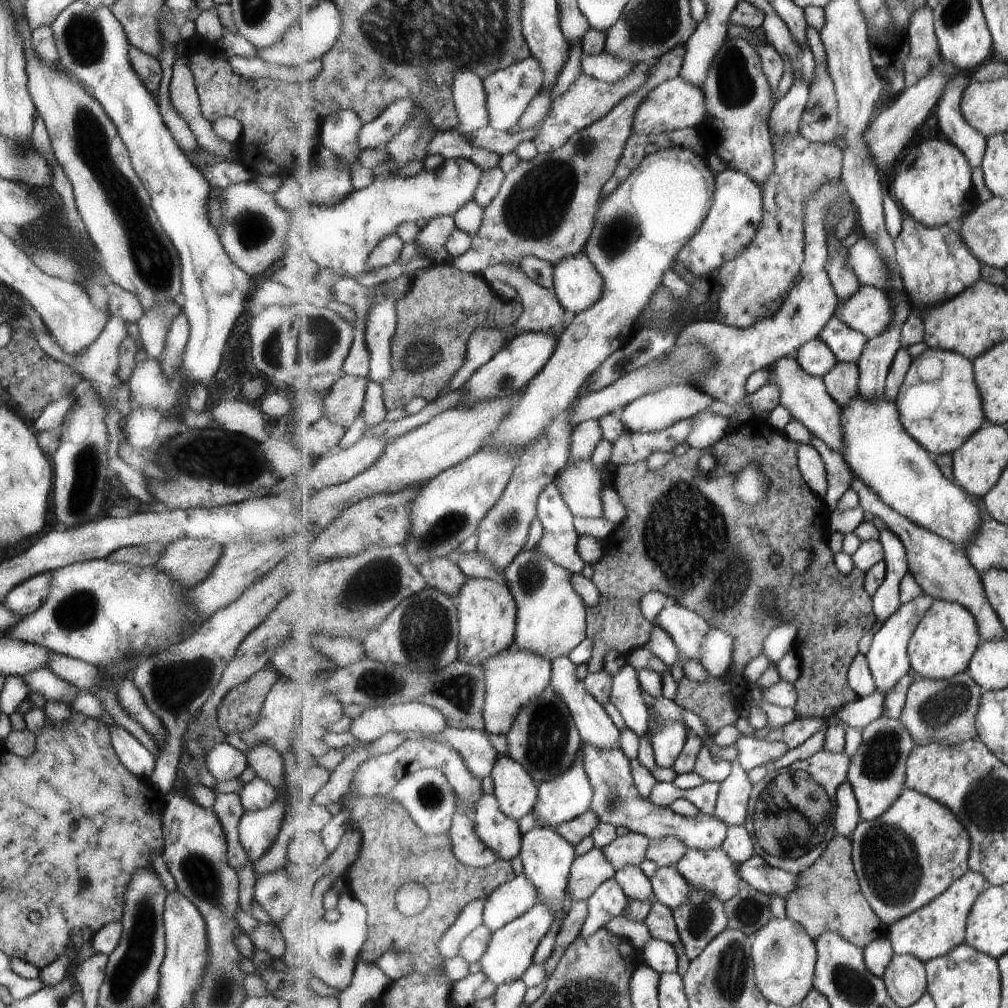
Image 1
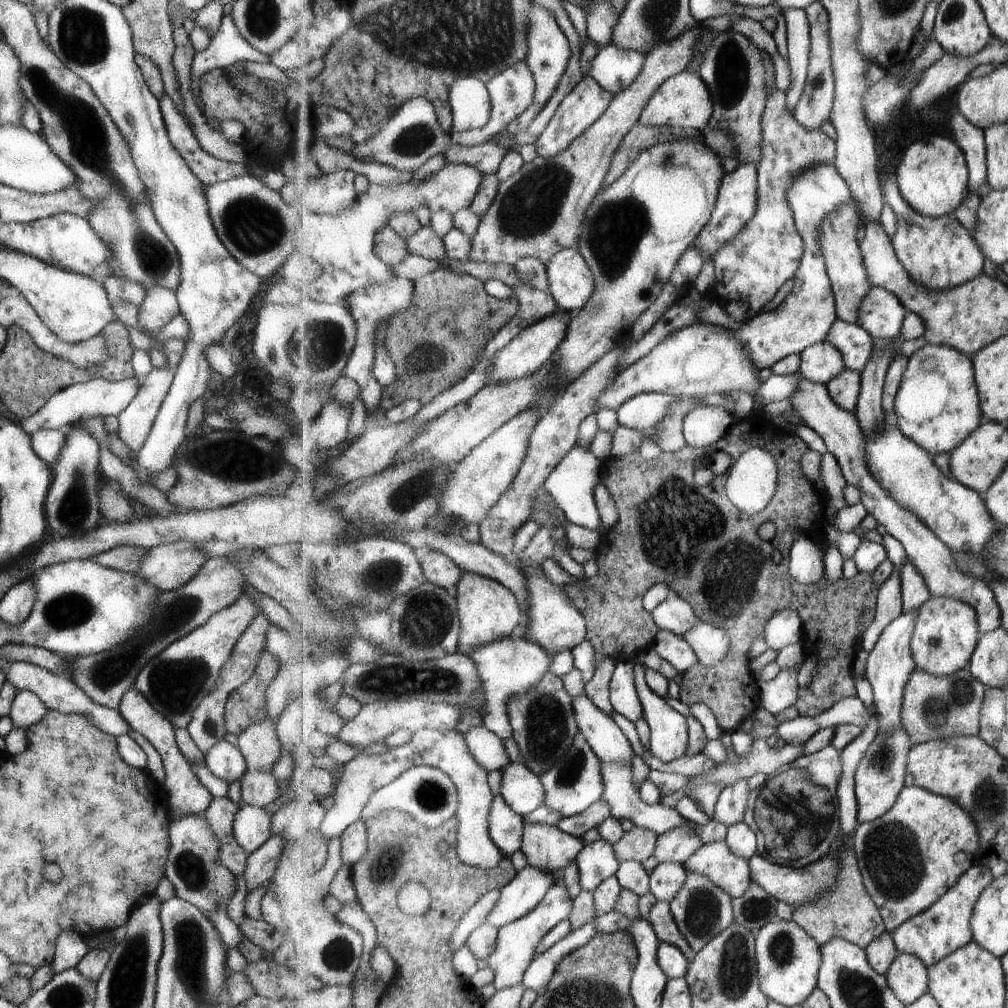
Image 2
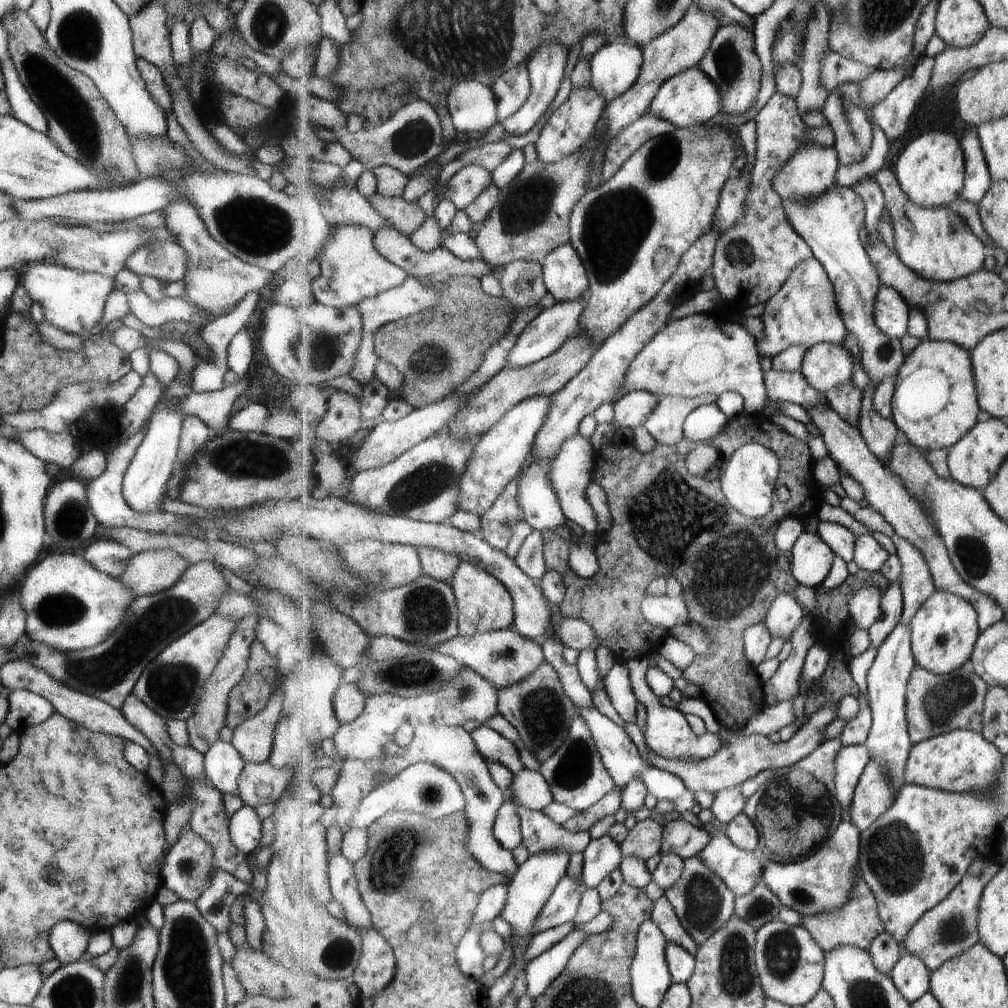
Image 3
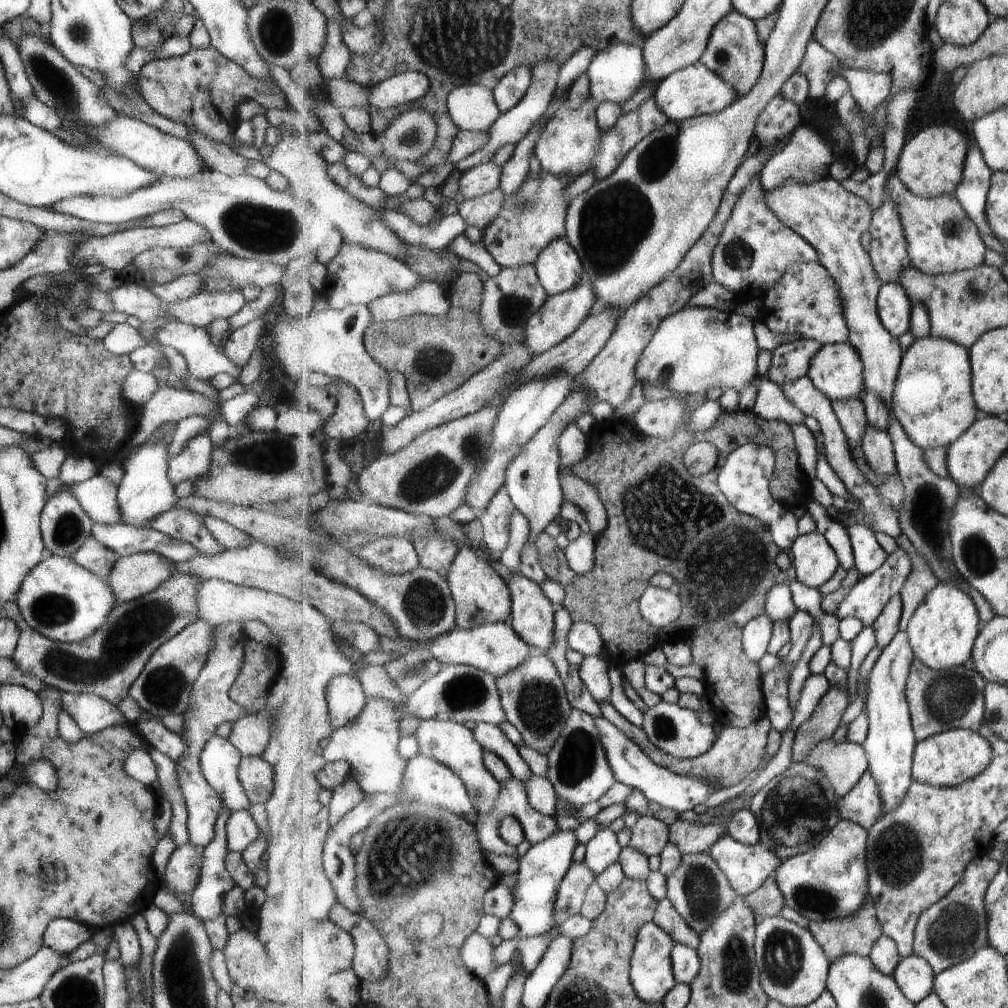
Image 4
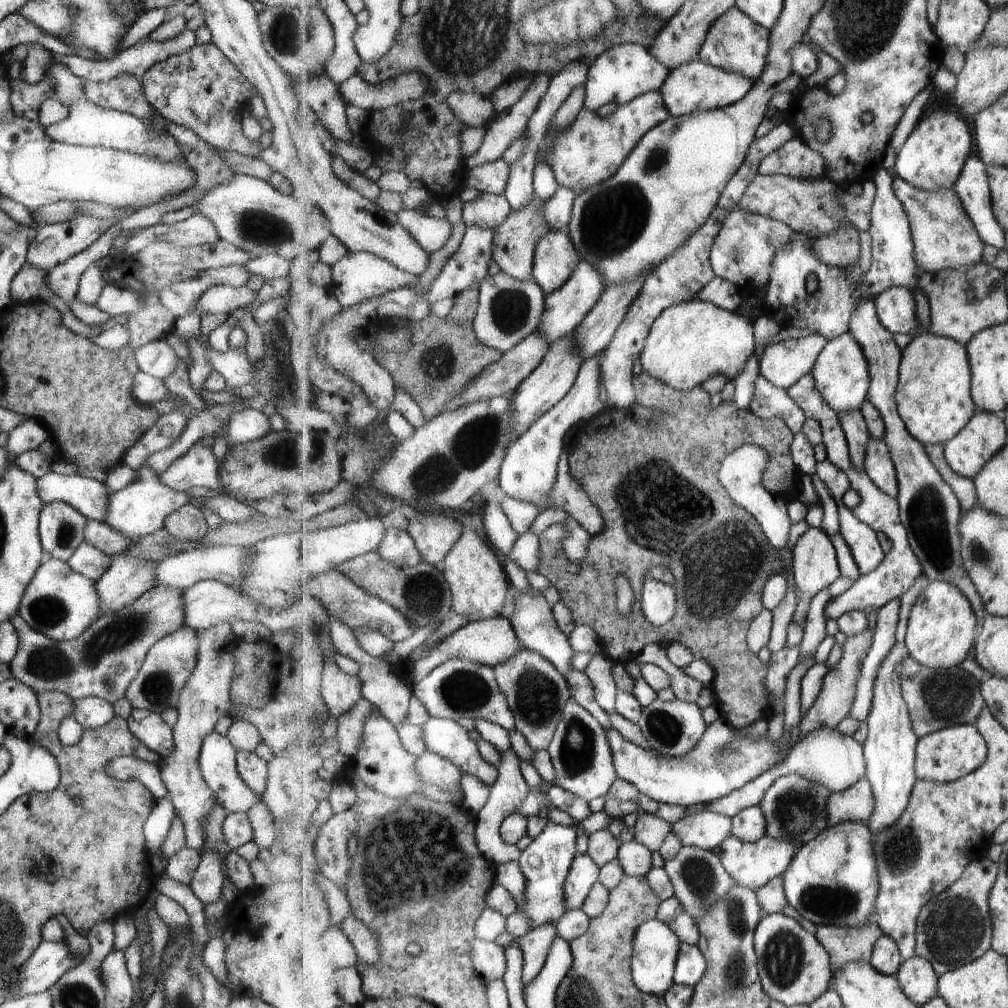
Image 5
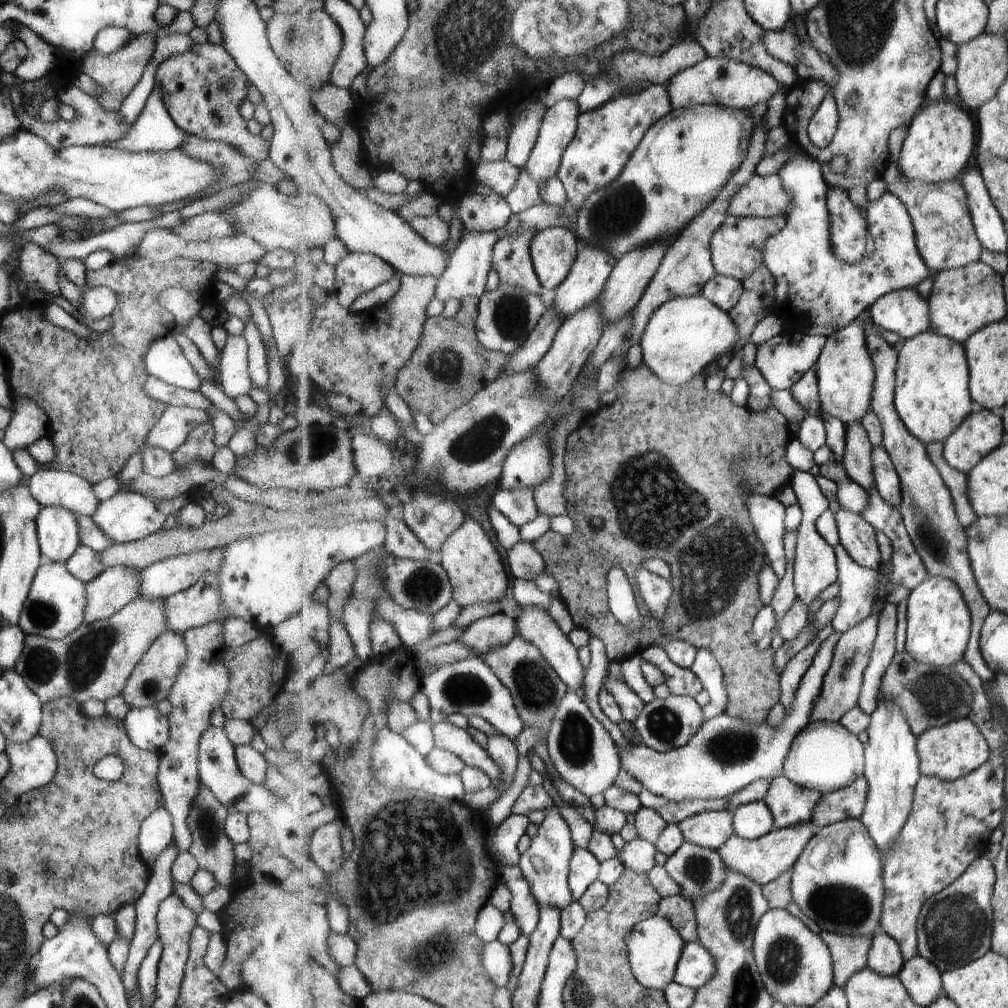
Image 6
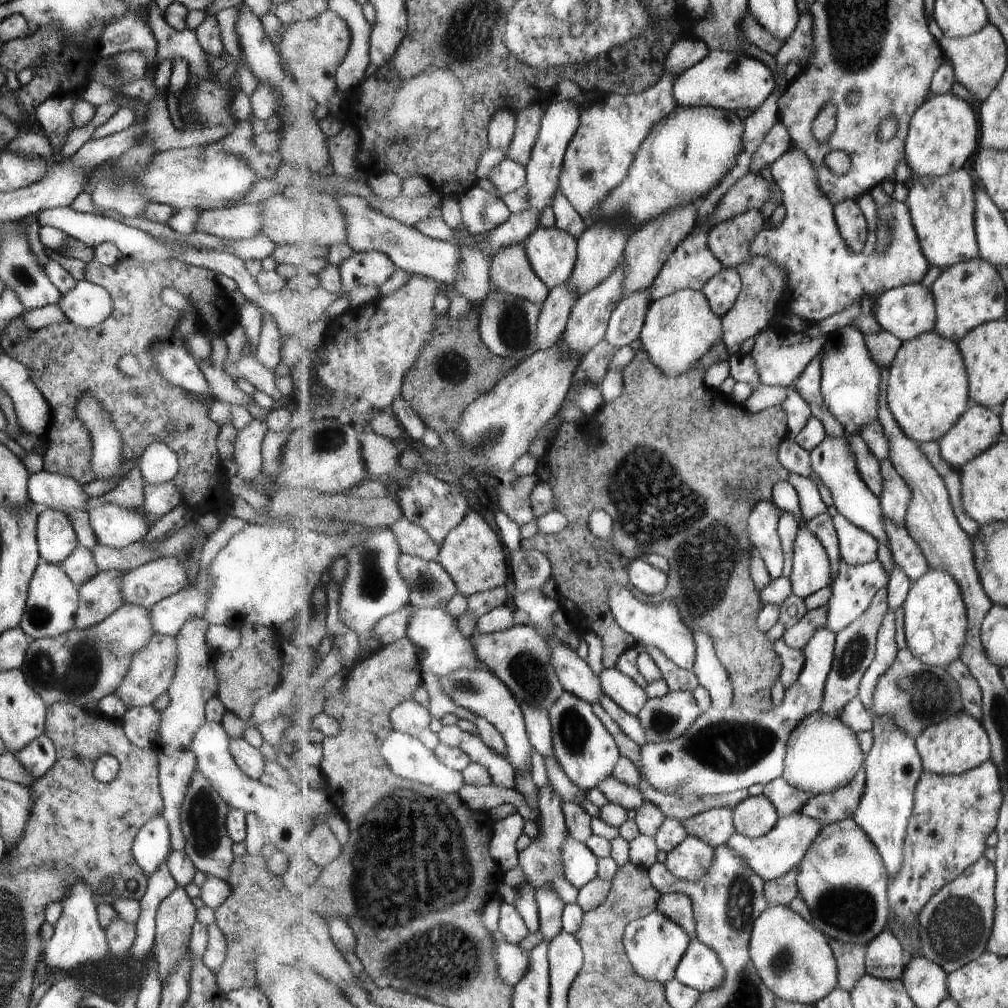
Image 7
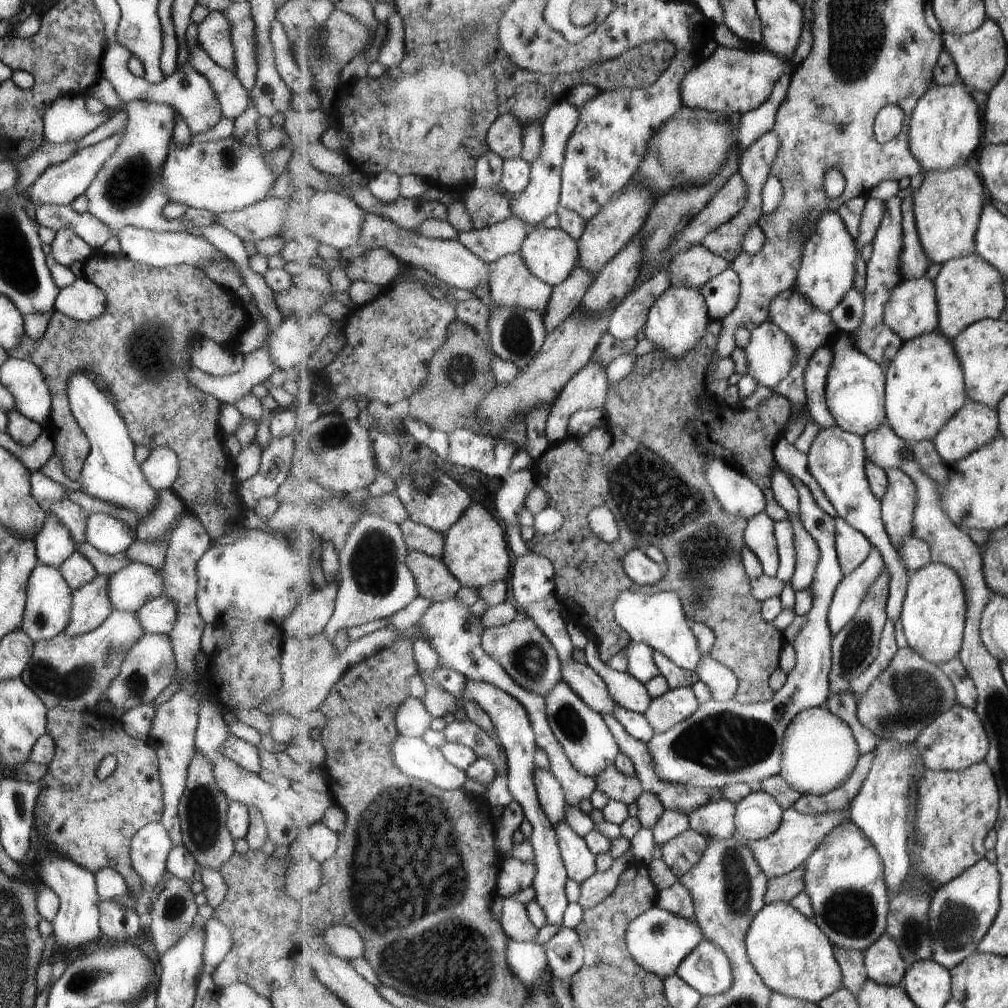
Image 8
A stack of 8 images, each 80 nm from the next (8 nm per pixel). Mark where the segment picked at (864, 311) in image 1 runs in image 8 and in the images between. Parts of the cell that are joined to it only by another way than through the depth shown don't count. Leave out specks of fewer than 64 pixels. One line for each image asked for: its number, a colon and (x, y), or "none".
2: (881, 314)
3: (892, 313)
4: (895, 306)
5: (897, 307)
6: (905, 312)
7: (909, 311)
8: (912, 311)

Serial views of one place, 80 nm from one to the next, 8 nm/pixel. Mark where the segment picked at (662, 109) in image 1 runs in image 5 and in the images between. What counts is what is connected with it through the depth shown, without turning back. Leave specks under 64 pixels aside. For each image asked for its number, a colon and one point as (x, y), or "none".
2: (685, 101)
3: (690, 98)
4: (695, 91)
5: (697, 85)

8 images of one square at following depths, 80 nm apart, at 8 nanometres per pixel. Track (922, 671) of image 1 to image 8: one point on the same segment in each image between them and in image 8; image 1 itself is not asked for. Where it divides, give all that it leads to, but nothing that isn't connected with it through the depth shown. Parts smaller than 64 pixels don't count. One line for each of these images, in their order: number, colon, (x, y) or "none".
2: (947, 633)
3: (944, 632)
4: (943, 631)
5: (943, 627)
6: (940, 622)
7: (936, 616)
8: (934, 614)

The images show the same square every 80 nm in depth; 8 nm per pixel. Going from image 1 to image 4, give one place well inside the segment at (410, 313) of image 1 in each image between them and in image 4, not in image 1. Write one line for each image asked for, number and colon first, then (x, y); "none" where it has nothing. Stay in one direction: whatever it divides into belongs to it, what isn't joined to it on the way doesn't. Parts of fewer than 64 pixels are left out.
2: (433, 343)
3: (437, 350)
4: (437, 354)

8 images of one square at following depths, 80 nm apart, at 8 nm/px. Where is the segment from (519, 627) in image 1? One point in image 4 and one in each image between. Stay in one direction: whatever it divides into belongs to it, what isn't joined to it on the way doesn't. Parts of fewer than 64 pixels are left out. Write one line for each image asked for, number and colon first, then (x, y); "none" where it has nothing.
2: (554, 622)
3: (575, 633)
4: (584, 637)

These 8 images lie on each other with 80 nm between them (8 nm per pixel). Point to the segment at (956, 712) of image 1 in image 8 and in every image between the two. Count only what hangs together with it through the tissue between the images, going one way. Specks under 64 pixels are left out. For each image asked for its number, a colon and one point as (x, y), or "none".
2: (934, 707)
3: (937, 704)
4: (939, 701)
5: (940, 698)
6: (930, 696)
7: (915, 695)
8: (911, 693)

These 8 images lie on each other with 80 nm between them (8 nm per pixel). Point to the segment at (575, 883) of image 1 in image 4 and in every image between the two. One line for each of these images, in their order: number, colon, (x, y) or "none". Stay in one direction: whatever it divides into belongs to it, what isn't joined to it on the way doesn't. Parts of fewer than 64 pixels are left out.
2: (597, 862)
3: (603, 856)
4: (604, 850)

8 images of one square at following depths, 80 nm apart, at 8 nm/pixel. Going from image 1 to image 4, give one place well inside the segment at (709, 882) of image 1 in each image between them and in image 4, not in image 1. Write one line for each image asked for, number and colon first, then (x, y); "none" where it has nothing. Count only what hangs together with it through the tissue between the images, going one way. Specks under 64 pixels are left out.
2: (716, 861)
3: (740, 869)
4: (747, 867)

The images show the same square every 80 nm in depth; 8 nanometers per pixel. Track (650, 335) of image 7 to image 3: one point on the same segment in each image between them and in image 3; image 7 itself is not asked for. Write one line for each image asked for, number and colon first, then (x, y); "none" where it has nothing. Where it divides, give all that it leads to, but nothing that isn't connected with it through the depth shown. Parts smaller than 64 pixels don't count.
3: (704, 354)
4: (697, 349)
5: (691, 343)
6: (687, 335)

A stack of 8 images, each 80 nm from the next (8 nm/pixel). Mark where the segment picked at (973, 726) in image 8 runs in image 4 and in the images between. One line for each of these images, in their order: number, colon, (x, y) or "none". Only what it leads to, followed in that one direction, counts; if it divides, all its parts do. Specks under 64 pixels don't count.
4: (948, 759)
5: (945, 756)
6: (950, 752)
7: (960, 743)

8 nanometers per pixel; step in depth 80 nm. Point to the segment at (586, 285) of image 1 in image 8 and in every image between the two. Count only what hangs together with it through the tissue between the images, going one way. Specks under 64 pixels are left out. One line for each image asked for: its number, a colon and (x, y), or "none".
2: (572, 283)
3: (565, 275)
4: (560, 268)
5: (557, 258)
6: (554, 250)
7: (553, 252)
8: (552, 255)

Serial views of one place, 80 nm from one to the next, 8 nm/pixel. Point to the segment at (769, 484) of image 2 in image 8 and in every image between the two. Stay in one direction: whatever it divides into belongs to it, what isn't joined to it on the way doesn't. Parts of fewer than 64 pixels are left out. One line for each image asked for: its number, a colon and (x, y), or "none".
3: (748, 479)
4: (745, 478)
5: (742, 473)
6: (768, 513)
7: (764, 519)
8: (759, 535)

